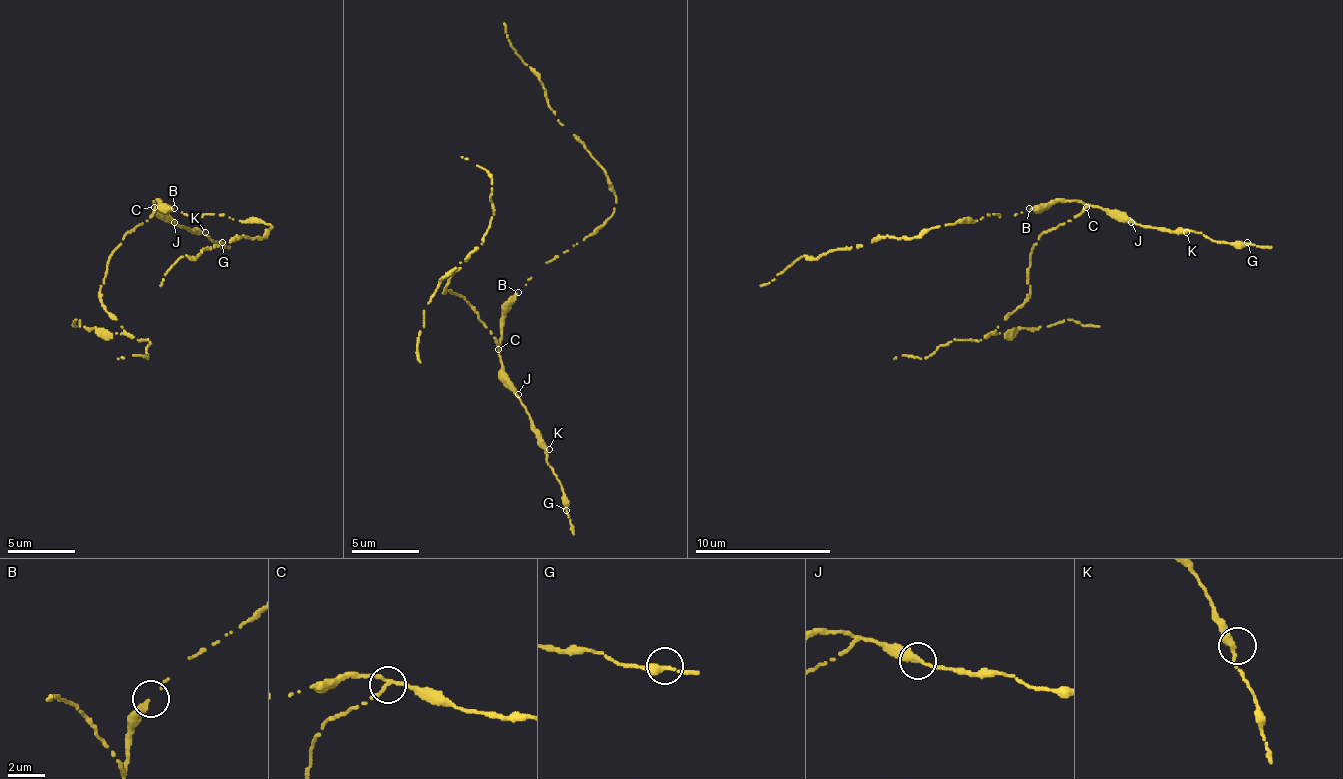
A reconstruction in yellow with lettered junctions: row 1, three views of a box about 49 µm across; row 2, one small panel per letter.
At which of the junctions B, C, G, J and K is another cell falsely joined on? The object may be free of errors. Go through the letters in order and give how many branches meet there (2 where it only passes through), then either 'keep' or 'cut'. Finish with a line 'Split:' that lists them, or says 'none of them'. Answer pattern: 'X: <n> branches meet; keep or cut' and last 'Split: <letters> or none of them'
B: 1 branches meet; keep
C: 2 branches meet; cut
G: 2 branches meet; keep
J: 2 branches meet; keep
K: 2 branches meet; keep
Split: C

